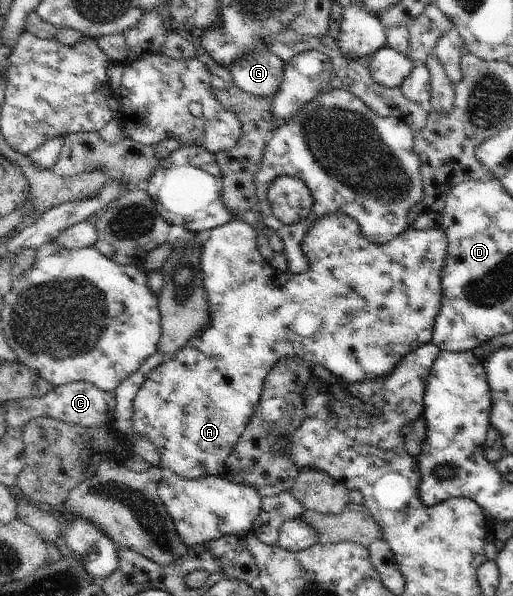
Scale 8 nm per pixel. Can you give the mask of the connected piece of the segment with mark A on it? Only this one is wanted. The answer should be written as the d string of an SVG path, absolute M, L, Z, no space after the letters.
M333 212L333 214L325 214L321 218L317 218L313 222L313 226L307 230L303 242L303 254L309 259L309 270L303 273L291 274L282 272L271 266L271 263L265 260L257 246L257 233L253 226L245 223L243 220L231 220L225 226L218 226L211 230L207 235L204 243L203 252L201 254L201 270L203 270L203 288L207 292L207 300L209 300L209 318L202 326L202 329L185 346L169 359L156 366L145 378L145 382L137 391L133 399L133 416L132 416L132 432L143 435L159 453L160 461L157 467L169 468L175 472L177 476L187 480L197 480L203 476L219 476L223 472L223 467L229 454L233 452L239 438L243 434L245 427L251 422L251 417L255 414L255 409L260 403L260 396L268 377L273 370L273 366L281 360L281 358L303 358L305 362L313 364L321 364L325 366L329 372L332 372L336 378L345 380L347 384L355 382L369 382L369 380L377 380L377 378L385 378L393 372L393 366L397 366L397 362L403 356L417 350L419 346L423 346L428 342L432 342L433 325L435 318L439 316L441 310L441 302L443 302L443 288L441 288L441 272L445 266L445 258L447 258L447 250L449 250L449 242L447 242L447 234L441 228L433 228L433 230L411 230L407 229L403 234L393 238L387 244L379 245L369 242L355 218L343 214L343 212Z

